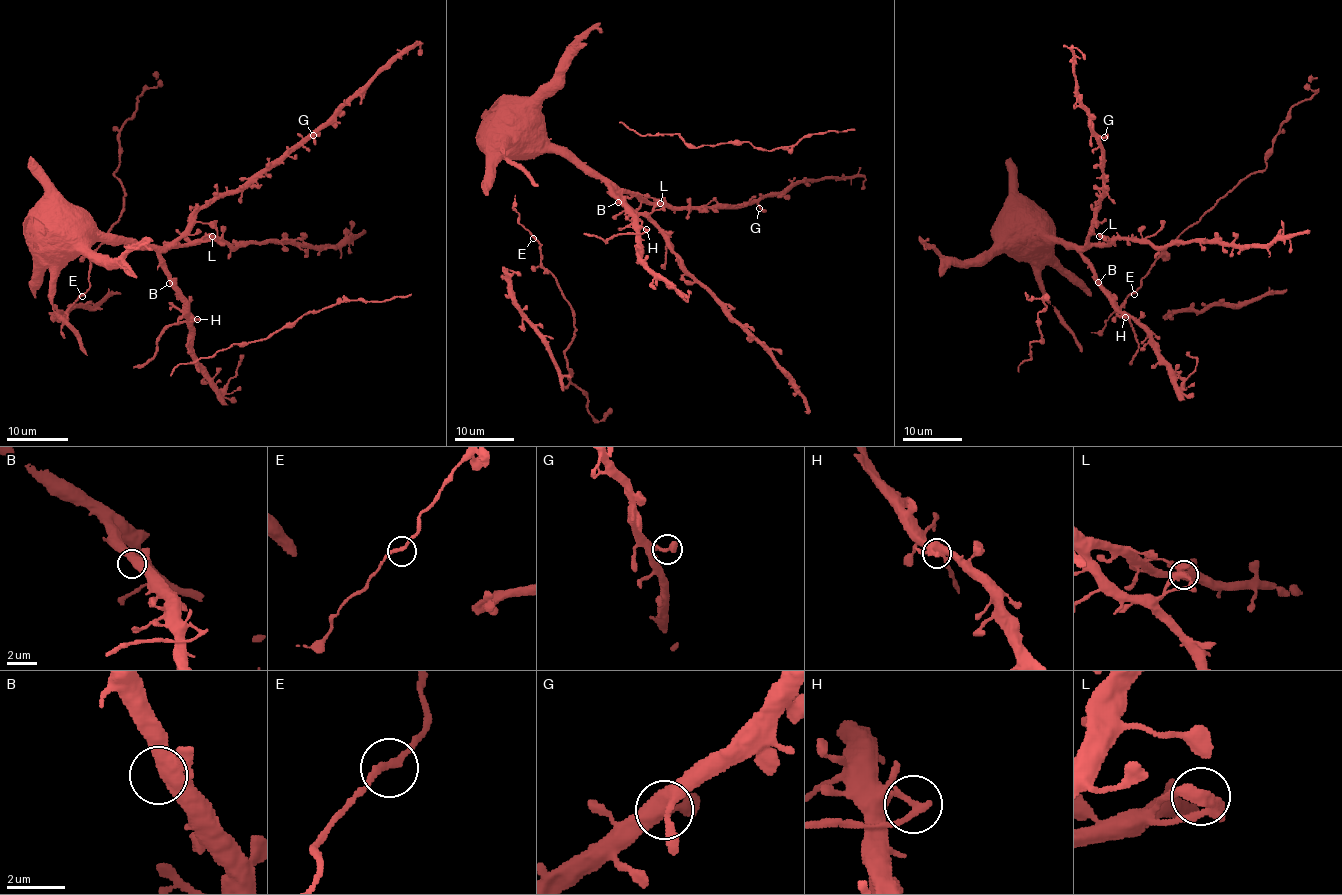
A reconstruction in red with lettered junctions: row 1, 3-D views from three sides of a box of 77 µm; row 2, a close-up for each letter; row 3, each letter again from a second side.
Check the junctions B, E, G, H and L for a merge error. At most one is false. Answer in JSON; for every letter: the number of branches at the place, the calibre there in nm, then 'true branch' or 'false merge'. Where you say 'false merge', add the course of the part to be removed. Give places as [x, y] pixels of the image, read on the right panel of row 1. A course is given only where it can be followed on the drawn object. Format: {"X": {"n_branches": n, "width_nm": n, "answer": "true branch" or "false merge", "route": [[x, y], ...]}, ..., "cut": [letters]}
{"B": {"n_branches": 3, "width_nm": 400, "answer": "true branch"}, "E": {"n_branches": 2, "width_nm": 200, "answer": "true branch"}, "G": {"n_branches": 2, "width_nm": 240, "answer": "true branch"}, "H": {"n_branches": 3, "width_nm": 190, "answer": "false merge", "route": [[1125, 316], [1129, 319], [1138, 350], [1129, 364]]}, "L": {"n_branches": 3, "width_nm": 280, "answer": "true branch"}, "cut": ["H"]}

